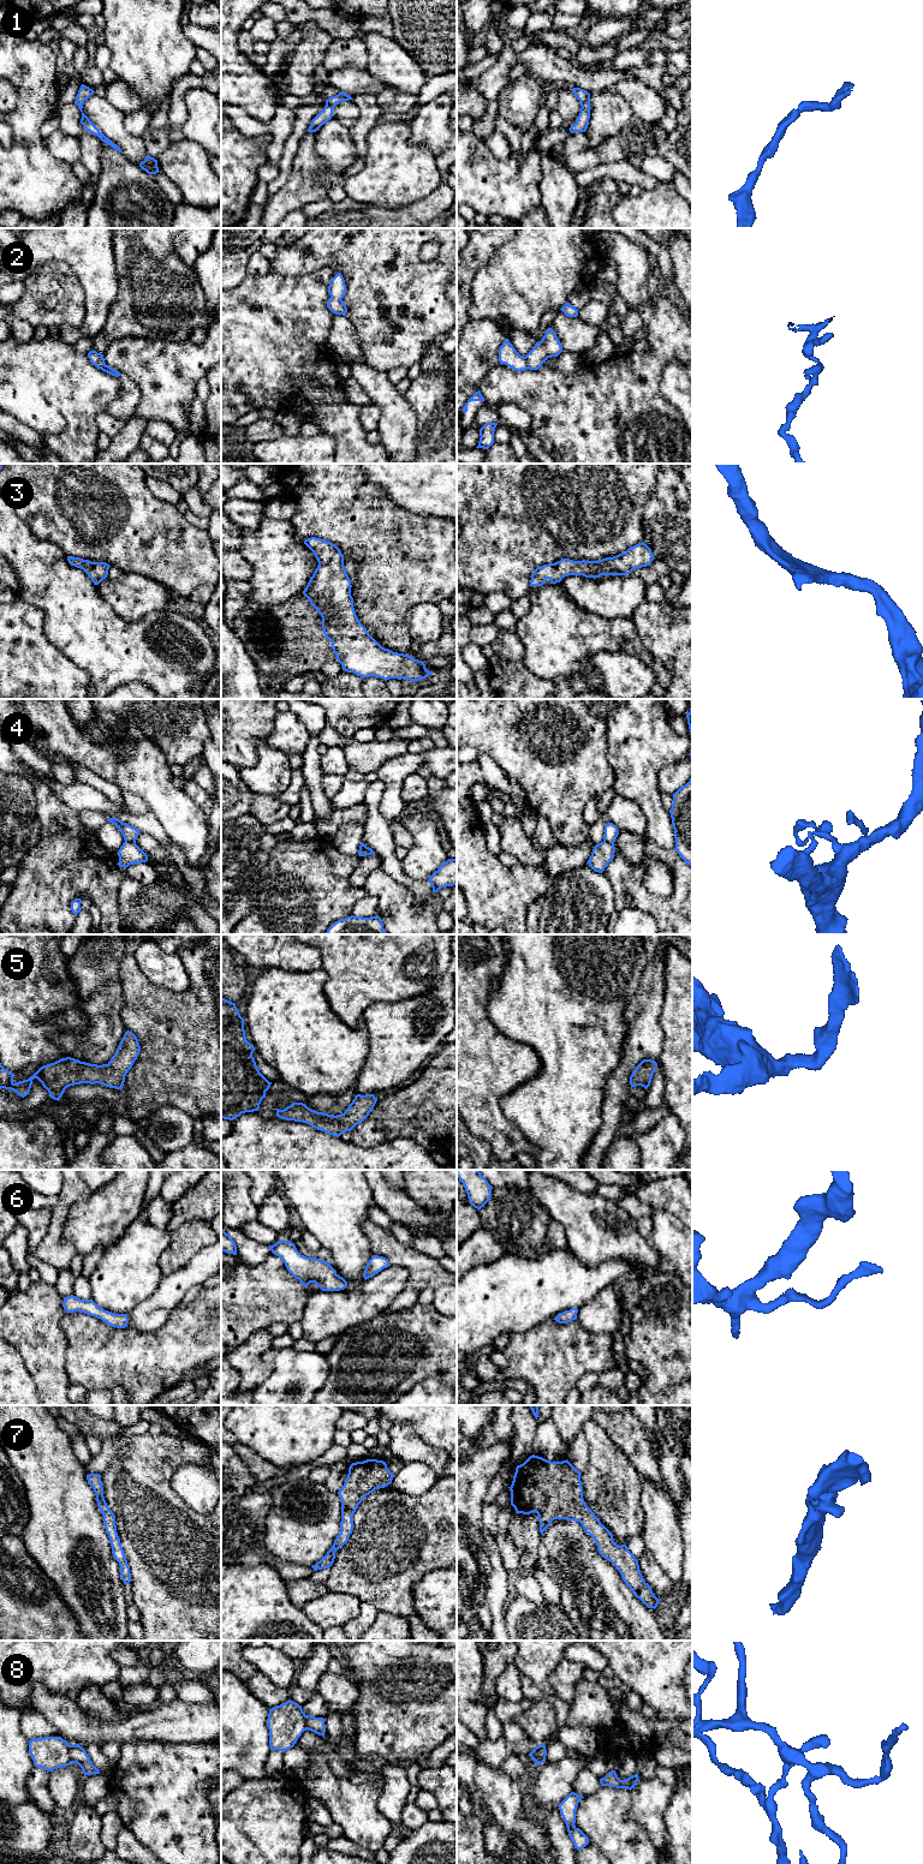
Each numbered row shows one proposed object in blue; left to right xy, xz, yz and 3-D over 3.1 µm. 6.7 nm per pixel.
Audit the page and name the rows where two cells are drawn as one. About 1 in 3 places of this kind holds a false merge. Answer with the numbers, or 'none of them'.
2, 4, 8

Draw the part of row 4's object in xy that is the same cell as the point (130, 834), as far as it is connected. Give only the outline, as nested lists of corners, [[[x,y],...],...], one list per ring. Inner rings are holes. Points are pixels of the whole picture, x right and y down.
[[[108,818],[108,822],[114,824],[119,829],[125,842],[136,843],[136,840],[141,832],[139,830],[137,830],[136,828],[126,823],[123,823],[121,820],[117,818]]]

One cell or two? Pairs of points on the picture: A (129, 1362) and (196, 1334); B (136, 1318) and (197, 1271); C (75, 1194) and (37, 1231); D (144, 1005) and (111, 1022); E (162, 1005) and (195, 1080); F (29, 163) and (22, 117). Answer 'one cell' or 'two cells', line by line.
A: one cell
B: one cell
C: two cells
D: two cells
E: one cell
F: one cell

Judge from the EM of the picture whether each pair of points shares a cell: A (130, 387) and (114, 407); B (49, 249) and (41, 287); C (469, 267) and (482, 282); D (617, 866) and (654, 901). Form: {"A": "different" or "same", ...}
{"A": "same", "B": "different", "C": "different", "D": "same"}

